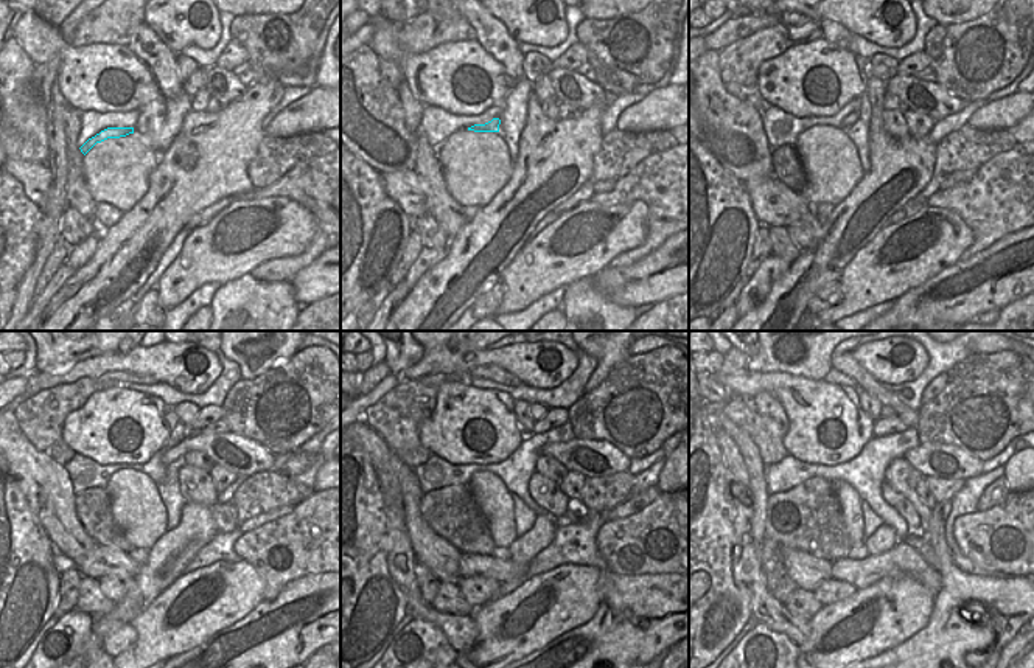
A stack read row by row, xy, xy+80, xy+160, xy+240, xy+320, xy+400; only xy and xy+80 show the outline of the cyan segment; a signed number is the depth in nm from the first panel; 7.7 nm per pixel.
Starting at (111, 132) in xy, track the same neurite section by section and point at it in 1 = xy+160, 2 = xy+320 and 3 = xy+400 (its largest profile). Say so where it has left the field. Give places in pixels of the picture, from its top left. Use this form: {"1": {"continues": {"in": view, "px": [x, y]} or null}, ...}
{"1": {"continues": {"in": "xy+160", "px": [851, 118]}}, "2": {"continues": {"in": "xy+320", "px": [591, 459]}}, "3": {"continues": {"in": "xy+400", "px": [947, 462]}}}

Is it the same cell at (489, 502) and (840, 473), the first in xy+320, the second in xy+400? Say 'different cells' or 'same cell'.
different cells

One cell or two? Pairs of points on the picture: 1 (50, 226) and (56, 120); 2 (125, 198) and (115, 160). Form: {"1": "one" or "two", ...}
{"1": "one", "2": "one"}

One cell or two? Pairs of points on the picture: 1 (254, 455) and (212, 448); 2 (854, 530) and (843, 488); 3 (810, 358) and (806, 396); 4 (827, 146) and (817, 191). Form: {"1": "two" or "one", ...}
{"1": "one", "2": "one", "3": "two", "4": "one"}

